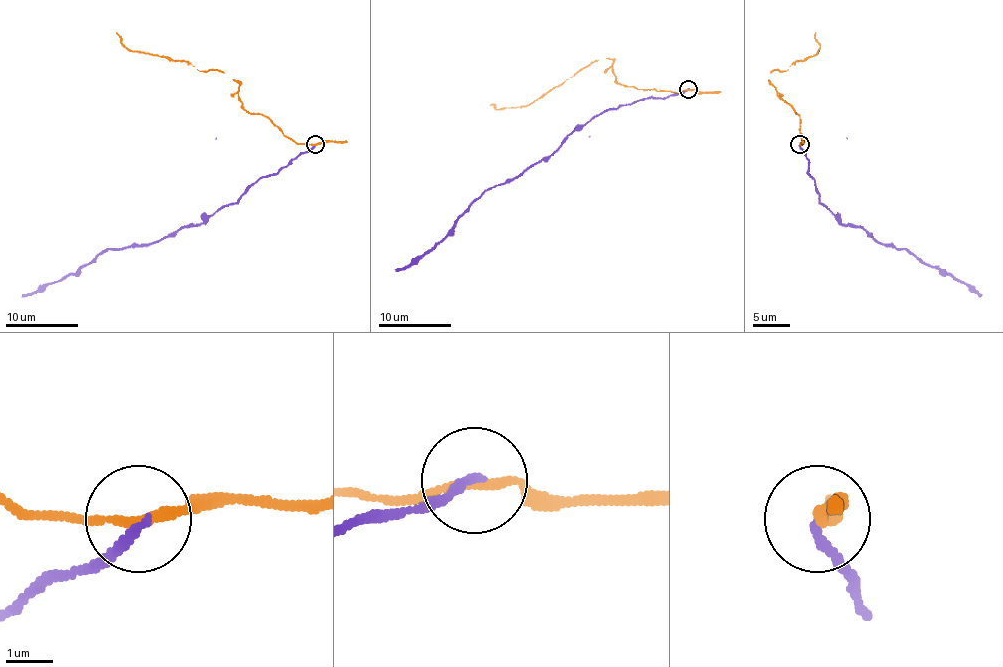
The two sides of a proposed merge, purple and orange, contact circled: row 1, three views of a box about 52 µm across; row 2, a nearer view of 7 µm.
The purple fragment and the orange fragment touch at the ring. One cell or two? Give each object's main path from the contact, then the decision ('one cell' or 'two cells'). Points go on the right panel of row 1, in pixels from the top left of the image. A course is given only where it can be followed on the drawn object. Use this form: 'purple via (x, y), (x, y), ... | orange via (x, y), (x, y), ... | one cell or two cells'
purple via (800, 144), (809, 161), (818, 201), (840, 223), (860, 227), (886, 245), (908, 249), (981, 296) | orange via (800, 144), (800, 117), (769, 79), (774, 69), (785, 71), (791, 64), (816, 53), (820, 46), (815, 33) | two cells

